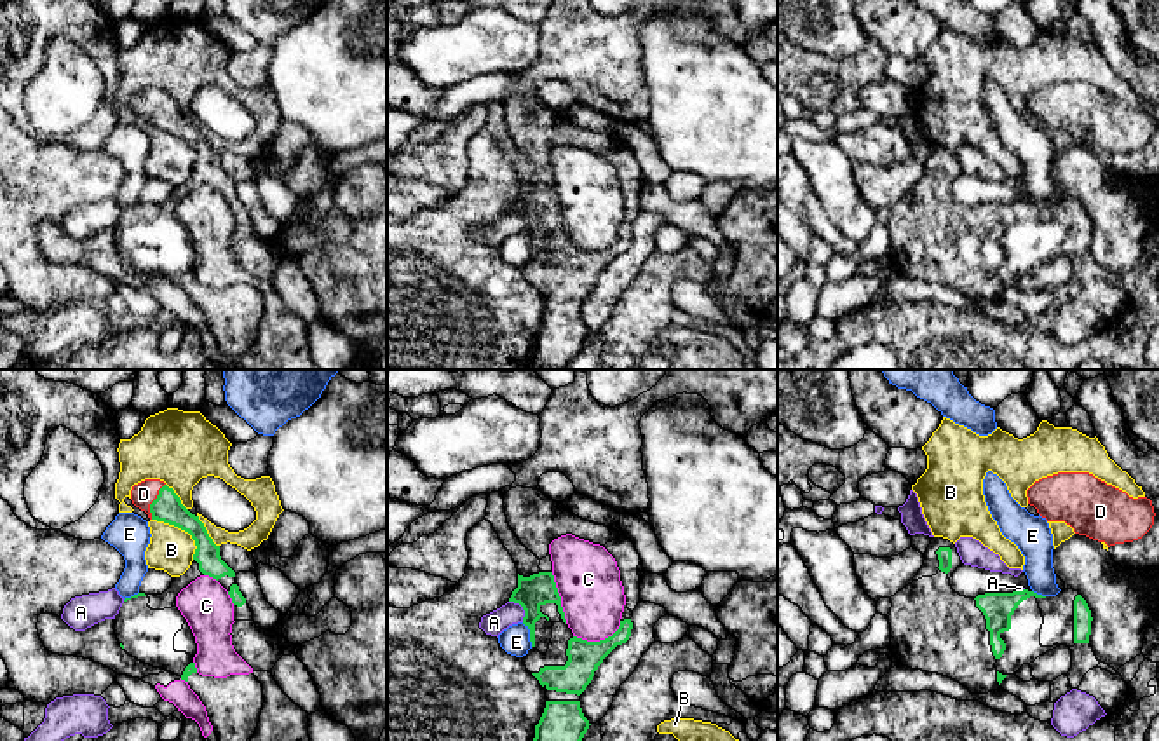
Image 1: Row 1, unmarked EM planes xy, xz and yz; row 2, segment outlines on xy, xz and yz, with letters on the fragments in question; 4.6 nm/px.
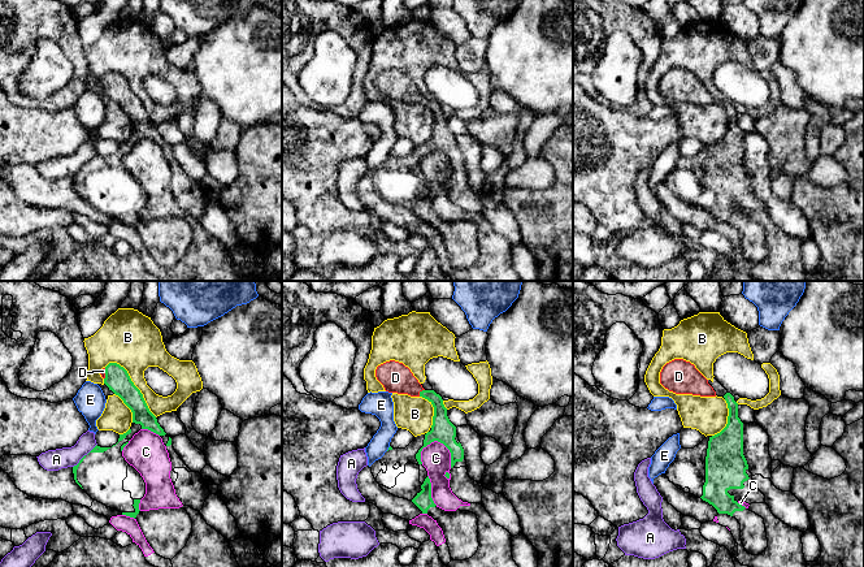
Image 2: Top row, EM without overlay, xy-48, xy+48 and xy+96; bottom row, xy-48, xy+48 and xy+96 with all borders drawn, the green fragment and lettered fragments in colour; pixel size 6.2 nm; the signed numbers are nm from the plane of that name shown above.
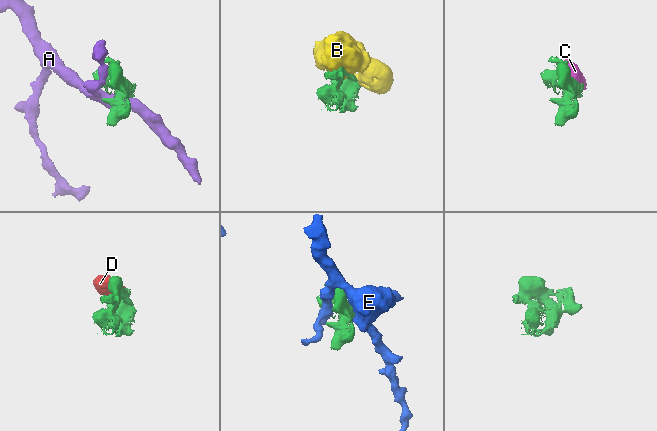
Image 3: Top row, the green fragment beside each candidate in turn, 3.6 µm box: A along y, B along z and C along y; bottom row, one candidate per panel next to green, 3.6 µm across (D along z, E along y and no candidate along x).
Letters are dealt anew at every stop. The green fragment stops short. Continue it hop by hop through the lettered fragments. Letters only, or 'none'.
D

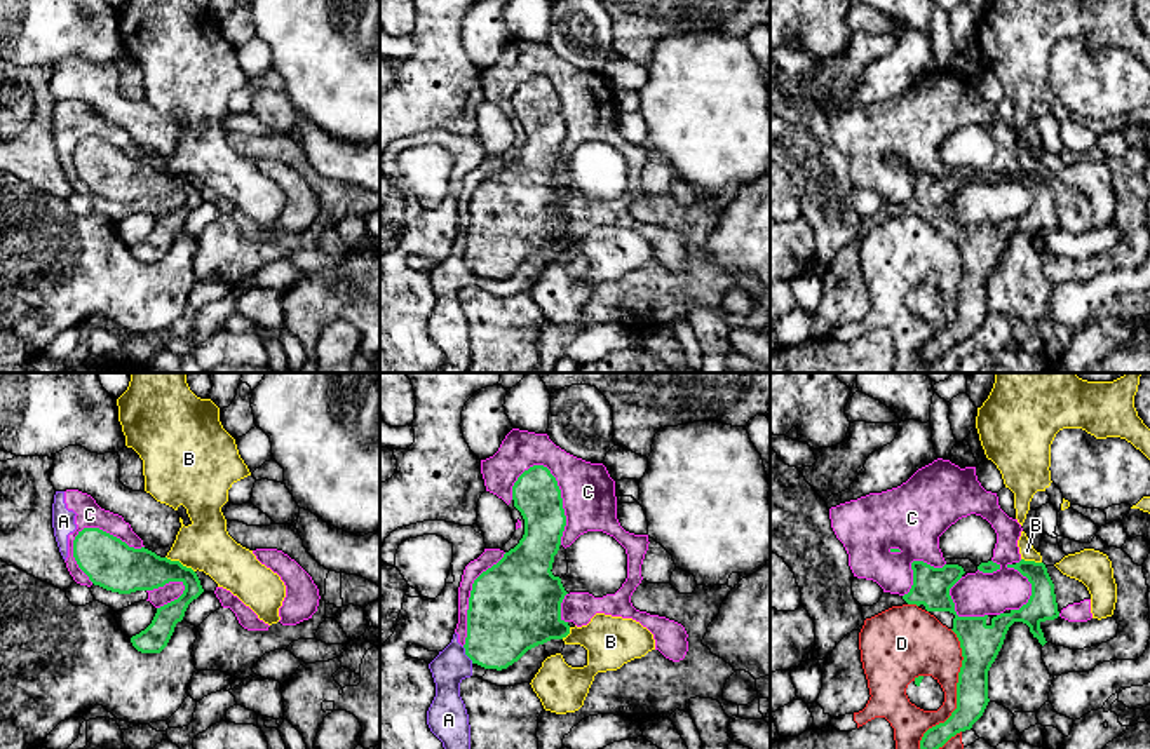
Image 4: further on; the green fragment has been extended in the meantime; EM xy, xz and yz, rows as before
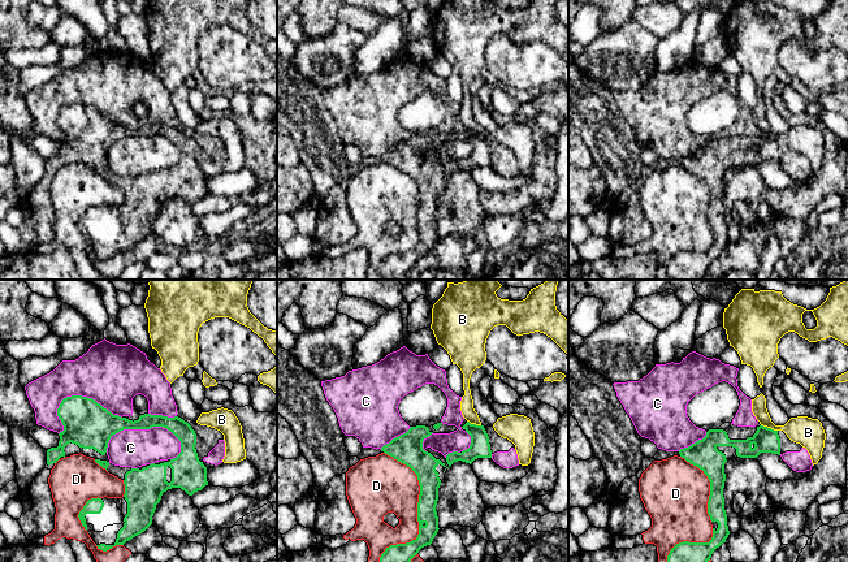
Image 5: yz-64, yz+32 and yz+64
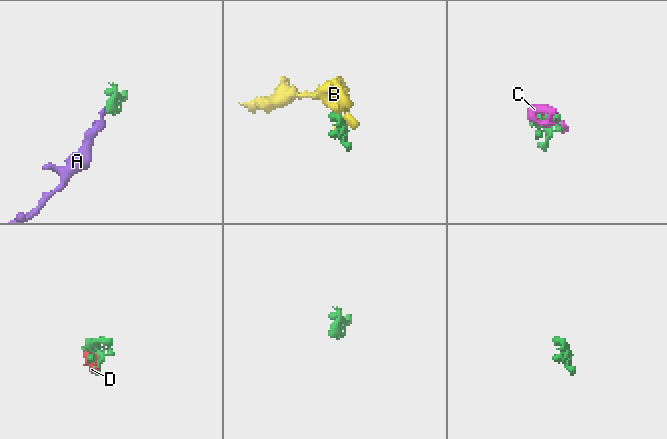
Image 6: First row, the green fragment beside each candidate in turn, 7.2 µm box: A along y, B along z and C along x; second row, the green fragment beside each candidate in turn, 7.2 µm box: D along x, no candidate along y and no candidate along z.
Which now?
none

